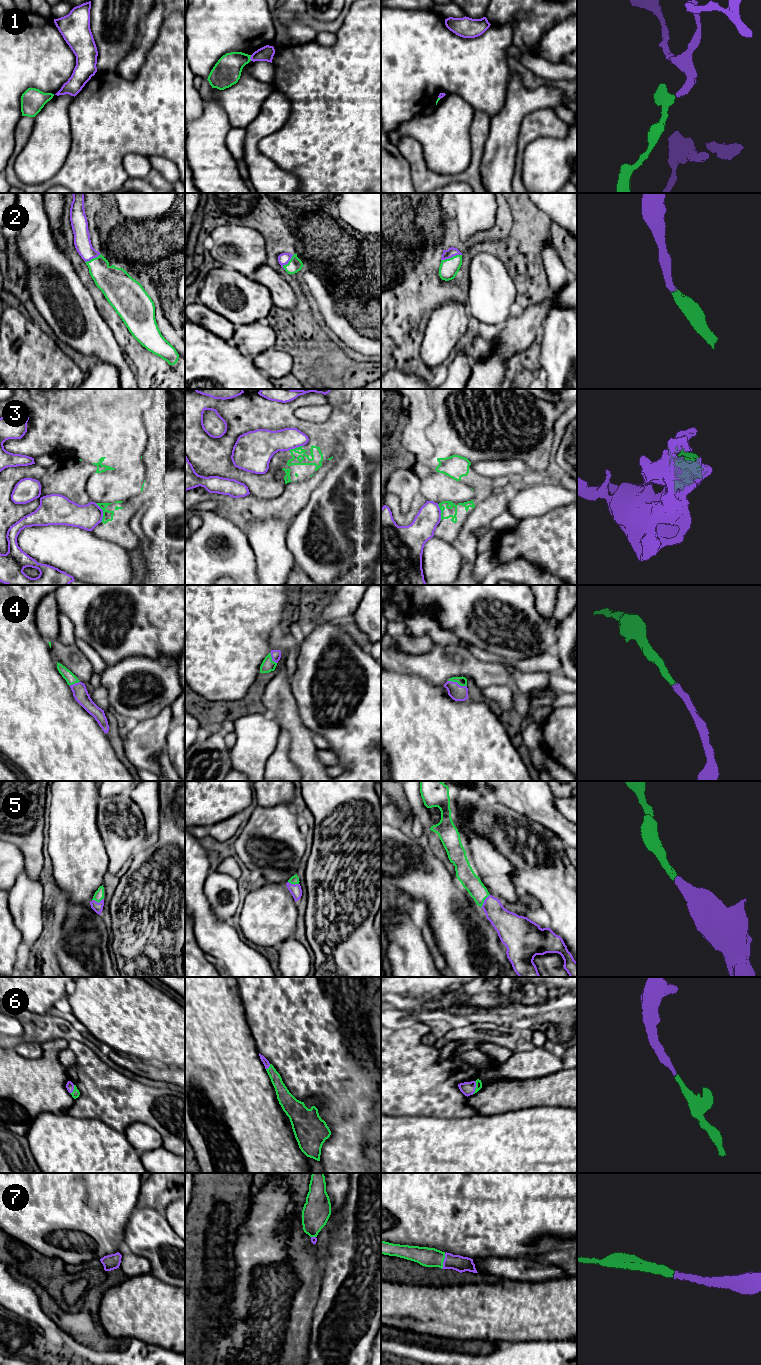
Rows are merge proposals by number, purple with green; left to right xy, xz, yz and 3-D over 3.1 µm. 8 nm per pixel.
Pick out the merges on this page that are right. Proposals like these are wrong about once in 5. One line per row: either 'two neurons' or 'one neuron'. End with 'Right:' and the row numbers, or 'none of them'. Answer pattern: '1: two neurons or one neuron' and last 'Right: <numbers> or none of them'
1: two neurons
2: one neuron
3: two neurons
4: one neuron
5: one neuron
6: one neuron
7: one neuron
Right: 2, 4, 5, 6, 7

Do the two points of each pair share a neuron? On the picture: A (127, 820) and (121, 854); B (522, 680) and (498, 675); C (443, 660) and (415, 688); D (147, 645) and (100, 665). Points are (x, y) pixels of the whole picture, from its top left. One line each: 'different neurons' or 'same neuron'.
A: same neuron
B: different neurons
C: different neurons
D: different neurons

